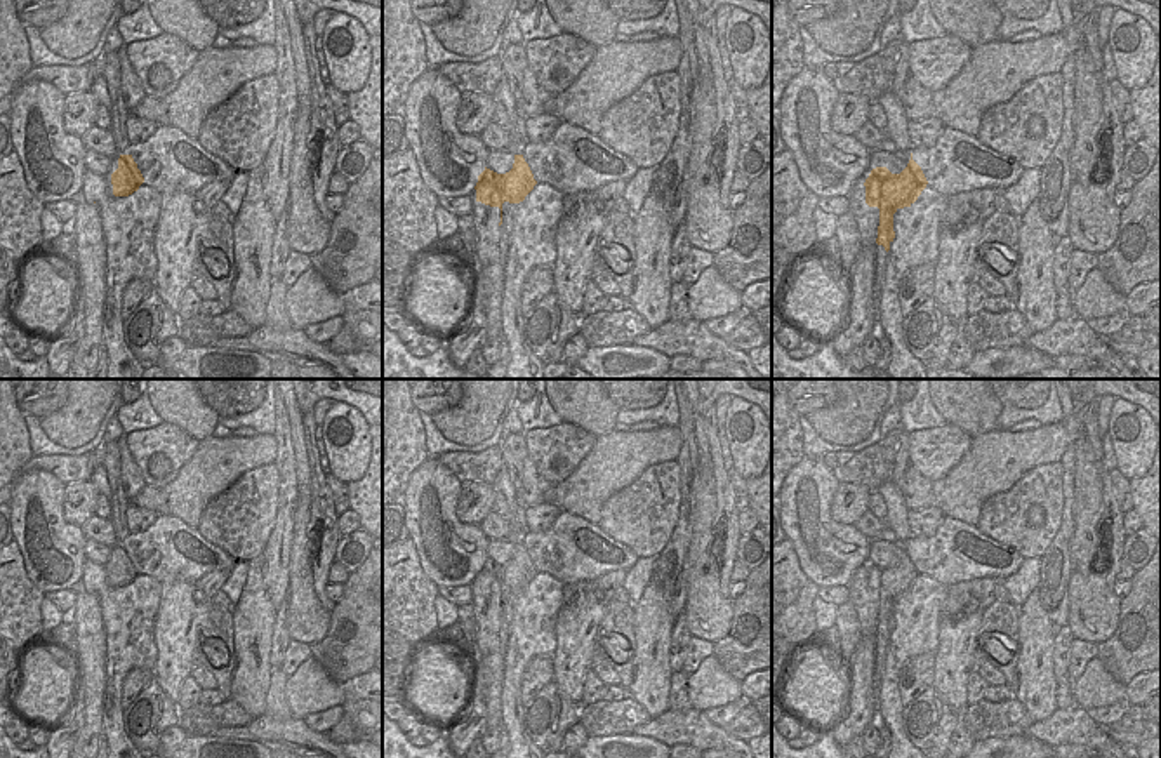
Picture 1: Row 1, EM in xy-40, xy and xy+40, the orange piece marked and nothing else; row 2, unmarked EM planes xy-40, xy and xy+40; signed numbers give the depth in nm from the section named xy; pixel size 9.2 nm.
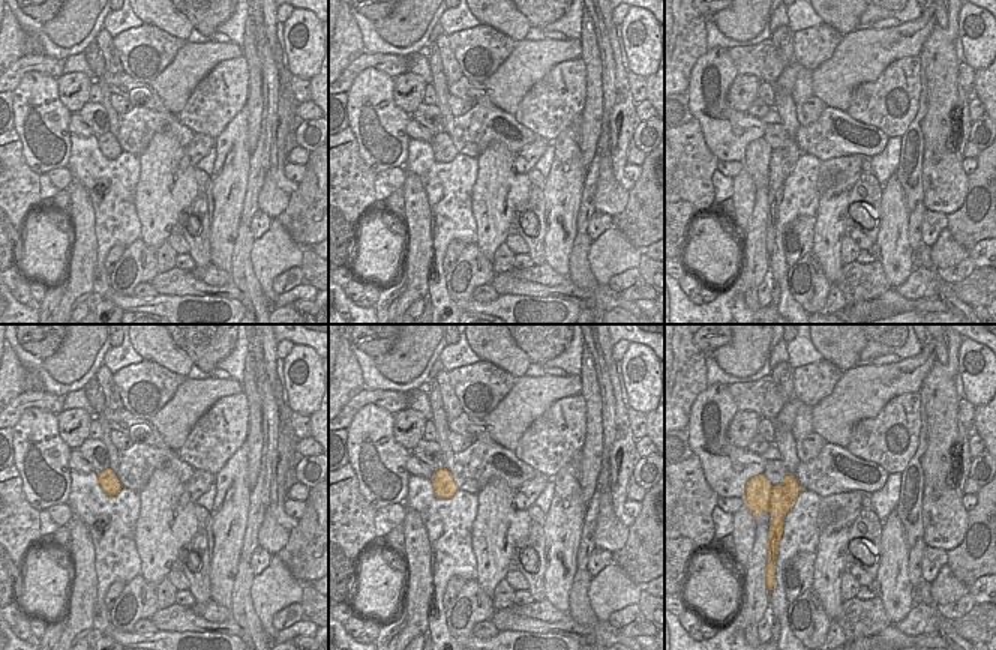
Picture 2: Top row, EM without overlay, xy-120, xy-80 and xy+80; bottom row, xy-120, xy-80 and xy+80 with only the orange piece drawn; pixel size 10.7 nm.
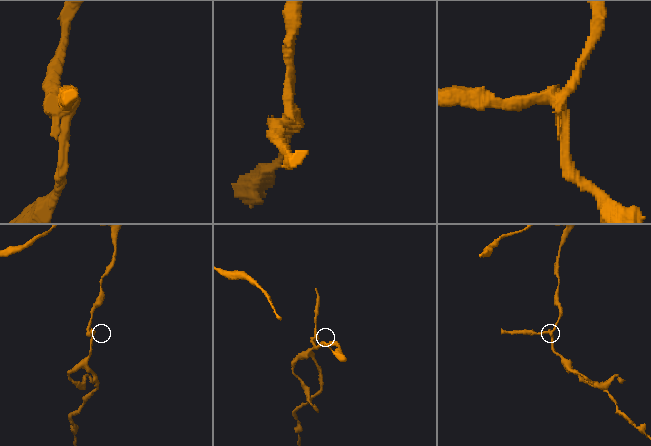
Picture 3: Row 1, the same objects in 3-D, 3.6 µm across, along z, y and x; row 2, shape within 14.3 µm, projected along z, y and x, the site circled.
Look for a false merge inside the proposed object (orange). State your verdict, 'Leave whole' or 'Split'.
Split.

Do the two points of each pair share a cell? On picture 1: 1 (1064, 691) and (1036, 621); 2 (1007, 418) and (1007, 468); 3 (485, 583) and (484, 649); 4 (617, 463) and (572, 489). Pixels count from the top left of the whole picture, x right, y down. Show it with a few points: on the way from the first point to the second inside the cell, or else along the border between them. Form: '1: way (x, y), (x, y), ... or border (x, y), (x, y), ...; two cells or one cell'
1: border (1059, 682), (1057, 708); two cells
2: border (1001, 428), (1005, 430); two cells
3: way (485, 598), (485, 633); one cell
4: way (607, 468), (583, 489); one cell

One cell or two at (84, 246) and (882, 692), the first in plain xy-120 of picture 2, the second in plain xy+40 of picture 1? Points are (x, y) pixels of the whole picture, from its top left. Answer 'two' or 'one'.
one

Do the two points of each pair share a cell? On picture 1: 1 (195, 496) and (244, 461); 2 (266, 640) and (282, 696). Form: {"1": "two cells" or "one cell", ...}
{"1": "one cell", "2": "two cells"}

